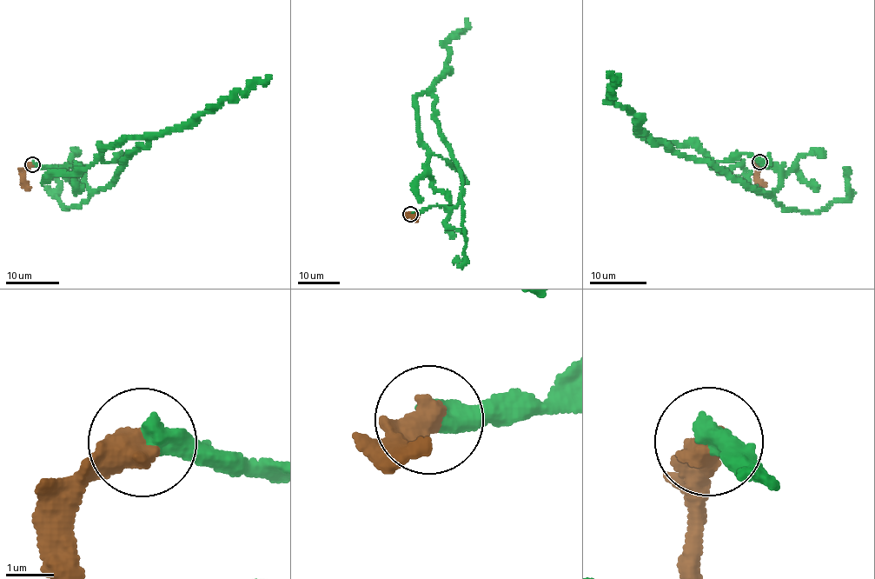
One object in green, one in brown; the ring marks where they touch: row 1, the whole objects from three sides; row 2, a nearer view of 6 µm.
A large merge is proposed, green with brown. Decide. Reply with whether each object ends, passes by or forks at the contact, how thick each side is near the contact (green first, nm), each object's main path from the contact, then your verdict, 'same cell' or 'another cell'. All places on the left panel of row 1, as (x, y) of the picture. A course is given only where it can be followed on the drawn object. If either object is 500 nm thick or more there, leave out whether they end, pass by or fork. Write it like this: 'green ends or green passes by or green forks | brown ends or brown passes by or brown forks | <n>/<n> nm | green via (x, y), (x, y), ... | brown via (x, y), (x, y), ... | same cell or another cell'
480/600 nm | green via (31, 163), (75, 166), (95, 190), (109, 187), (146, 137), (99, 147), (96, 159), (74, 169), (75, 193) | brown via (31, 163), (24, 170), (25, 188) | same cell

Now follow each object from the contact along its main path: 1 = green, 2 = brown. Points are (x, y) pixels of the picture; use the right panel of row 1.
1: (759, 162), (779, 175), (770, 192), (637, 133), (691, 143), (722, 172), (741, 163), (745, 183), (770, 195)
2: (759, 162), (758, 181), (765, 187)

